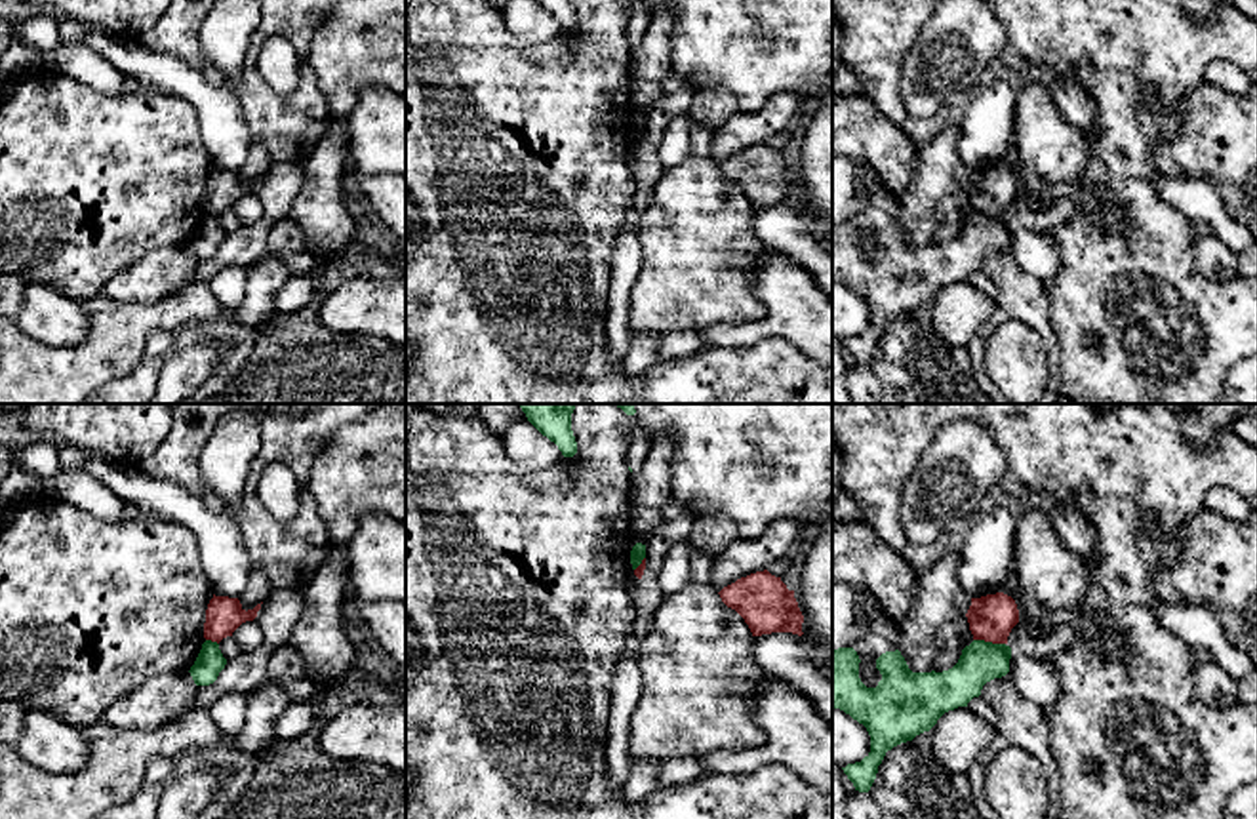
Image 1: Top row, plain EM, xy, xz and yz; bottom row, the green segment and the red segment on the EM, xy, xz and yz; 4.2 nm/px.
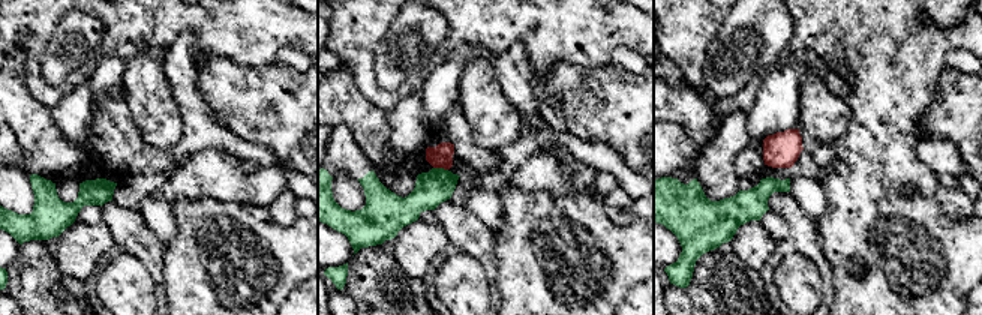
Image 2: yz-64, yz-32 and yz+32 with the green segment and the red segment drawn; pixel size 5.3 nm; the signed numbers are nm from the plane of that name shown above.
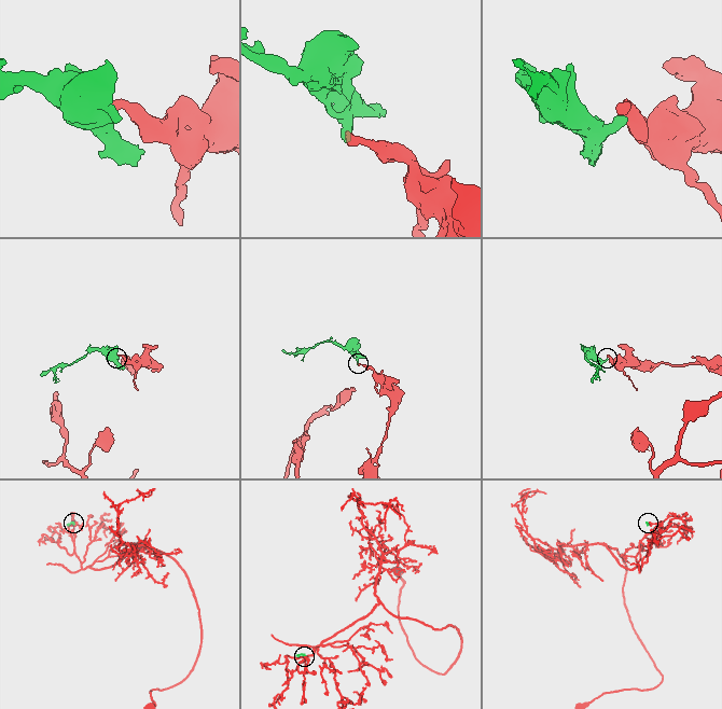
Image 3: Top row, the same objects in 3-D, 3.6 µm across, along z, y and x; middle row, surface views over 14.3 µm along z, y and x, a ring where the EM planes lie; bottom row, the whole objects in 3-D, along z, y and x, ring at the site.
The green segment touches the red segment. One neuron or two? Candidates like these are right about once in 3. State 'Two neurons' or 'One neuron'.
Two neurons

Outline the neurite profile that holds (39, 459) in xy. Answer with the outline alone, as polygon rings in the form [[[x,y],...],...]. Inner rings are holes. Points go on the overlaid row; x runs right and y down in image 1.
[[[36,440],[21,449],[19,463],[27,474],[46,484],[59,470],[57,446],[51,442]]]

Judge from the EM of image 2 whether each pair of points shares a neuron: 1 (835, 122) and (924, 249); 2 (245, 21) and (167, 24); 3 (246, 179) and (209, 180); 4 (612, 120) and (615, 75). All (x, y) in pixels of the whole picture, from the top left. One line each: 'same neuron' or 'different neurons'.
1: different neurons
2: same neuron
3: same neuron
4: same neuron

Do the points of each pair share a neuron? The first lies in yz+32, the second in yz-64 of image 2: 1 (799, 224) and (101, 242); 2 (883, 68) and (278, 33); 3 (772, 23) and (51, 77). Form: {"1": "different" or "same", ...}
{"1": "different", "2": "same", "3": "same"}

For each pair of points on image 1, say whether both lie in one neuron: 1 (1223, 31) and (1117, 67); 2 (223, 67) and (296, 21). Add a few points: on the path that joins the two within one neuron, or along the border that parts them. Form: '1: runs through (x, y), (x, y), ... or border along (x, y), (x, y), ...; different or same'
1: runs through (1197, 44), (1143, 46); same
2: border along (261, 19), (252, 37), (242, 73), (231, 84); different

